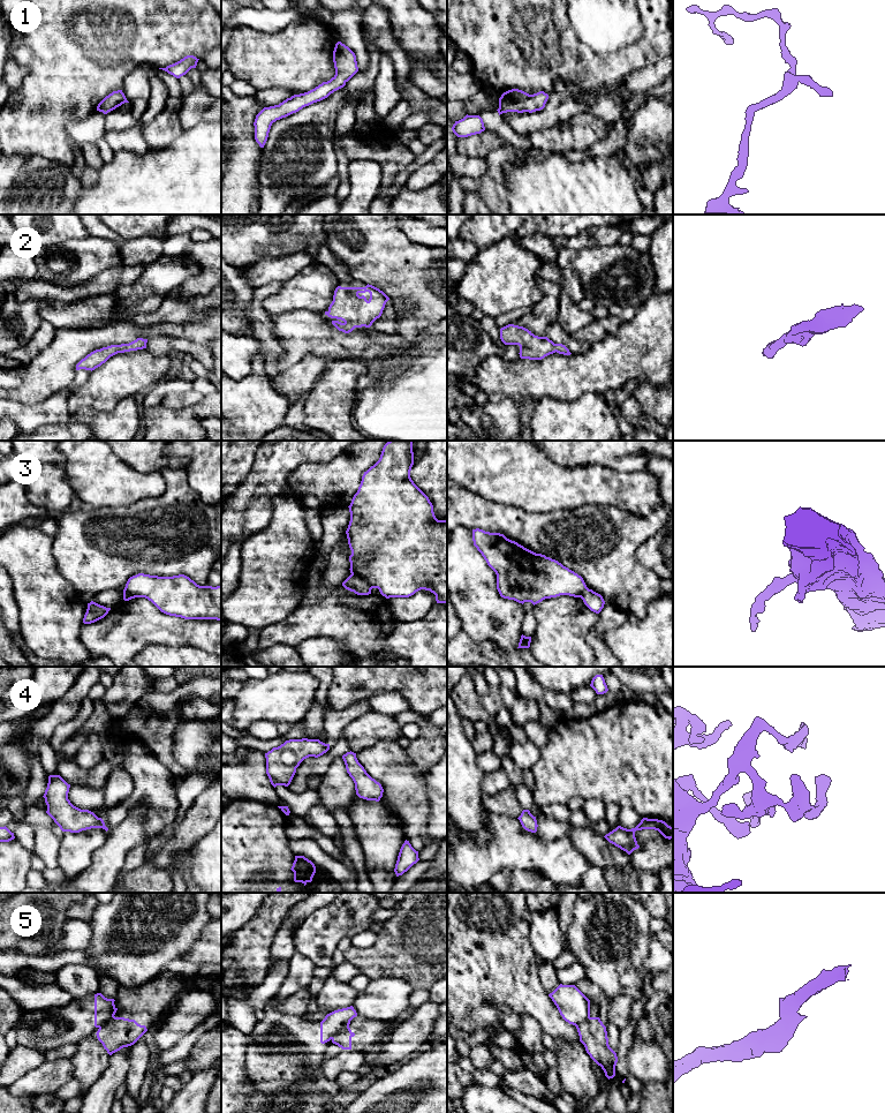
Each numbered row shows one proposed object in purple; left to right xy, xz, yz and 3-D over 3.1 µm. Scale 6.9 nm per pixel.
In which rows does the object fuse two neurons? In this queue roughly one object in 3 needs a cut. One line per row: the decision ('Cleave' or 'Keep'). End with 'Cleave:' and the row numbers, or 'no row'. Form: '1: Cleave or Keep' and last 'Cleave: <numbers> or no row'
1: Keep
2: Keep
3: Cleave
4: Keep
5: Cleave
Cleave: 3, 5

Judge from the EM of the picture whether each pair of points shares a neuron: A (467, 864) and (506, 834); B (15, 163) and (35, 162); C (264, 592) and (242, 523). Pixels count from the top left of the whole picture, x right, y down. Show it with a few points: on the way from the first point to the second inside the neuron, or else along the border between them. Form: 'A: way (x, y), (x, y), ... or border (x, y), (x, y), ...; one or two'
A: way (476, 863), (497, 843); one
B: way (20, 165), (30, 165); one
C: border (270, 521), (265, 527), (249, 534), (242, 541); two

